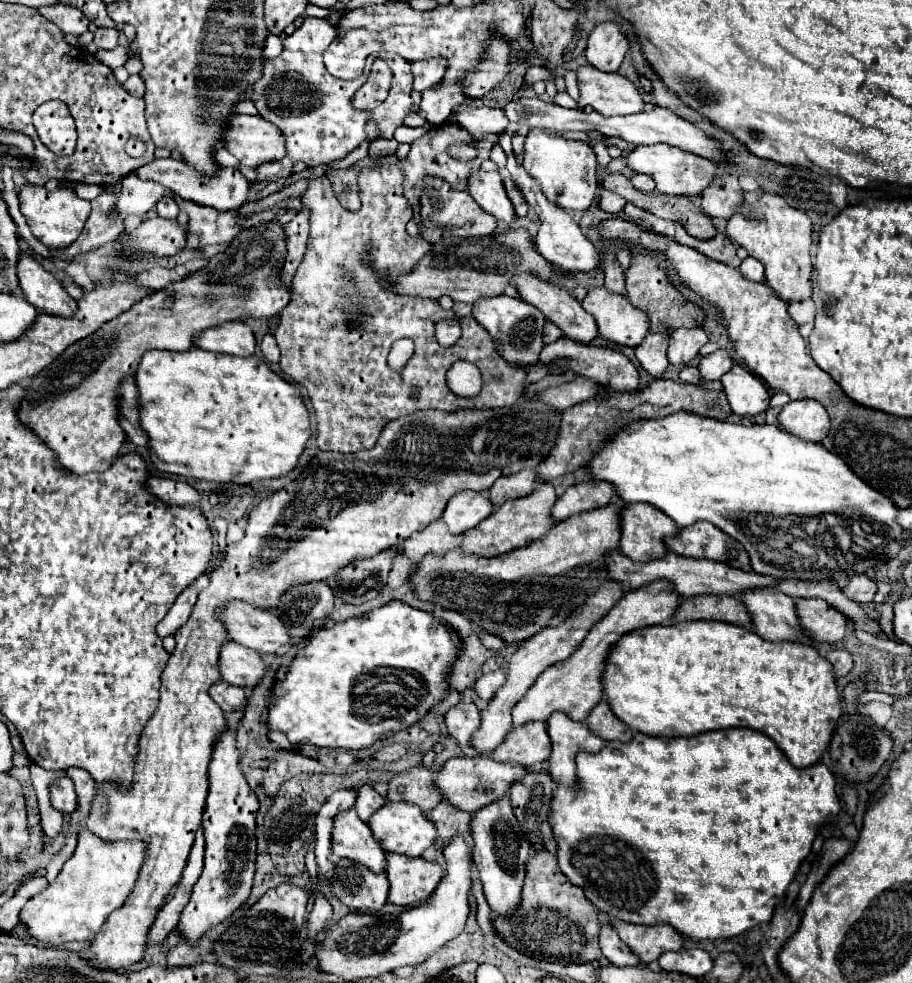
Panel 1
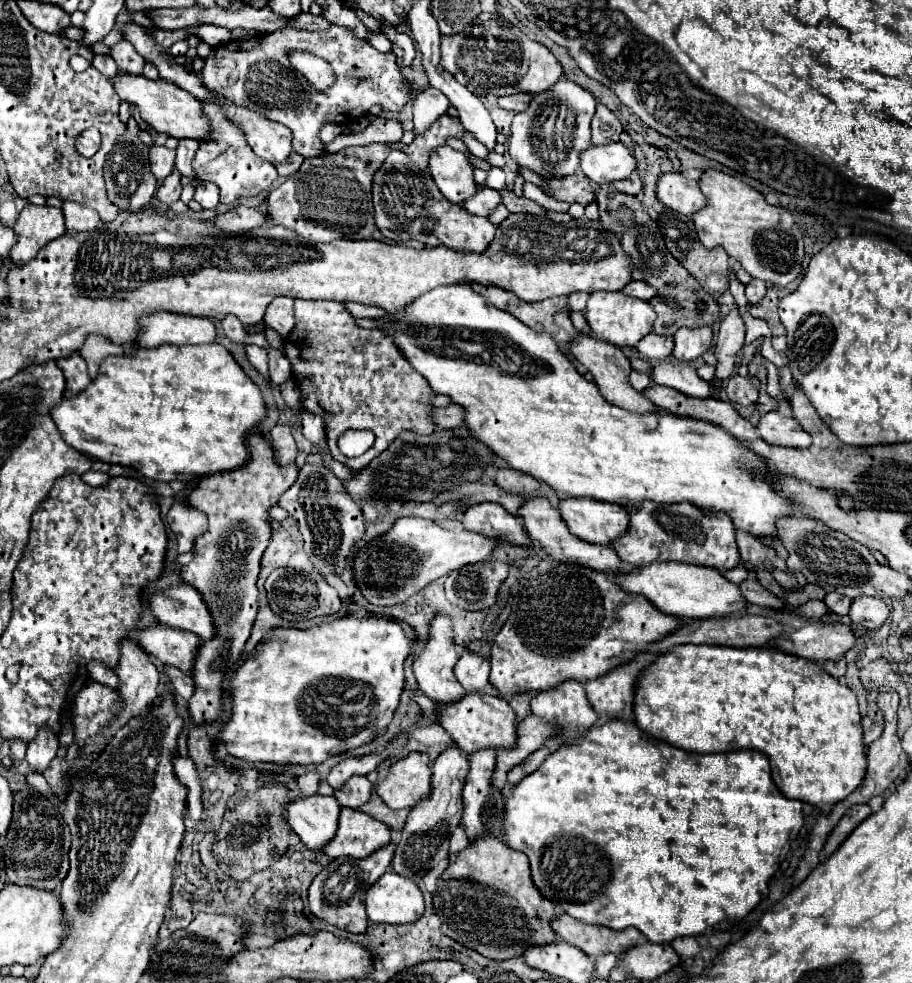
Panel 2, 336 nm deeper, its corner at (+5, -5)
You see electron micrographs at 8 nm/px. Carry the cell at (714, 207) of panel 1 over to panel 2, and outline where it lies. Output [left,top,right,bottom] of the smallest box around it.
[656,173,706,215]

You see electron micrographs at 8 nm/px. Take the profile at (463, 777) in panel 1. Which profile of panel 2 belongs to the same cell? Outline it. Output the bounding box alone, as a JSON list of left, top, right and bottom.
[376,753,432,809]

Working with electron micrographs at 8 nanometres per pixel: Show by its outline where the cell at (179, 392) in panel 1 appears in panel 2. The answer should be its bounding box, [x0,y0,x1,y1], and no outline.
[52,313,268,481]

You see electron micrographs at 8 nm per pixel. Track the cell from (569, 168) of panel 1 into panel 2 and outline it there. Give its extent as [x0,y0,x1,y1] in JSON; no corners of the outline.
[508,79,596,179]

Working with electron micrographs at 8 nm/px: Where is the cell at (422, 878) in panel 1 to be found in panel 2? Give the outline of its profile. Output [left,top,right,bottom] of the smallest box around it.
[366,869,424,923]

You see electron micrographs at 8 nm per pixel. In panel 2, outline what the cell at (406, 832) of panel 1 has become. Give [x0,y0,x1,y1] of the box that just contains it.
[324,807,392,859]

